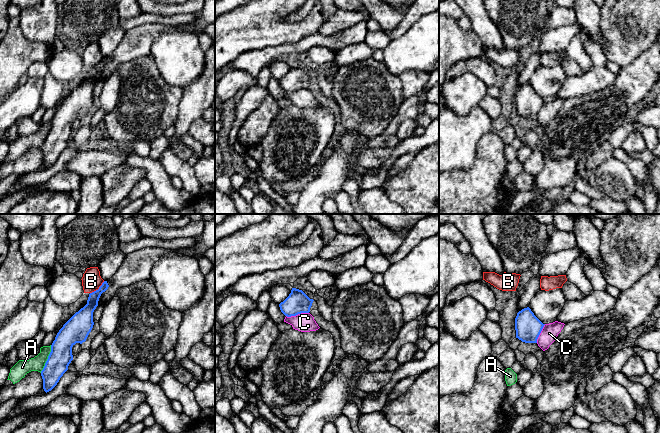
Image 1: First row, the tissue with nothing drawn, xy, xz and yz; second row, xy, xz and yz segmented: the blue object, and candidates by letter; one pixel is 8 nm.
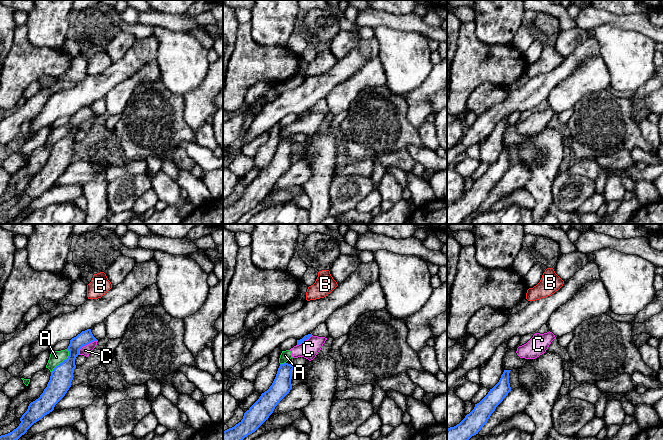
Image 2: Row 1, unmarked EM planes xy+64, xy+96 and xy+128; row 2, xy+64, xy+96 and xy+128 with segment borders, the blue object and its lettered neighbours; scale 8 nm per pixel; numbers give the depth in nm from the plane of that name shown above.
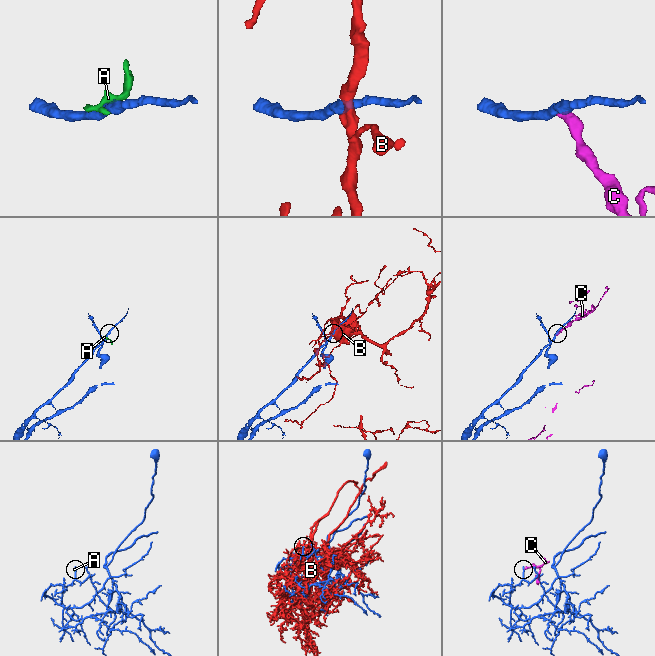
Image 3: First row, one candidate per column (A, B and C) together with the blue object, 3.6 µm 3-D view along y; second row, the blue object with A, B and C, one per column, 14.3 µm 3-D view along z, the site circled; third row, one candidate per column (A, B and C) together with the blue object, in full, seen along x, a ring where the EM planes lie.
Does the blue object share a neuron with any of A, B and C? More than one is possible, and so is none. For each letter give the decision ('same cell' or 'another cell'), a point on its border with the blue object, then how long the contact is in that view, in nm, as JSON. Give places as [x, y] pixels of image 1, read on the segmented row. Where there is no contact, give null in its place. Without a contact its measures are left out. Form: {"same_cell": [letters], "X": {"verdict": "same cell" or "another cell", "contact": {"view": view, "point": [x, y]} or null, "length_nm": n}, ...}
{"same_cell": [], "A": {"verdict": "another cell", "contact": {"view": "xy", "point": [47, 359]}, "length_nm": 240}, "B": {"verdict": "another cell", "contact": {"view": "xy", "point": [98, 289]}, "length_nm": 160}, "C": {"verdict": "another cell", "contact": {"view": "xz", "point": [297, 314]}, "length_nm": 190}}

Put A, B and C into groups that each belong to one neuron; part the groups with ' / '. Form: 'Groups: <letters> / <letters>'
Groups: A C / B

